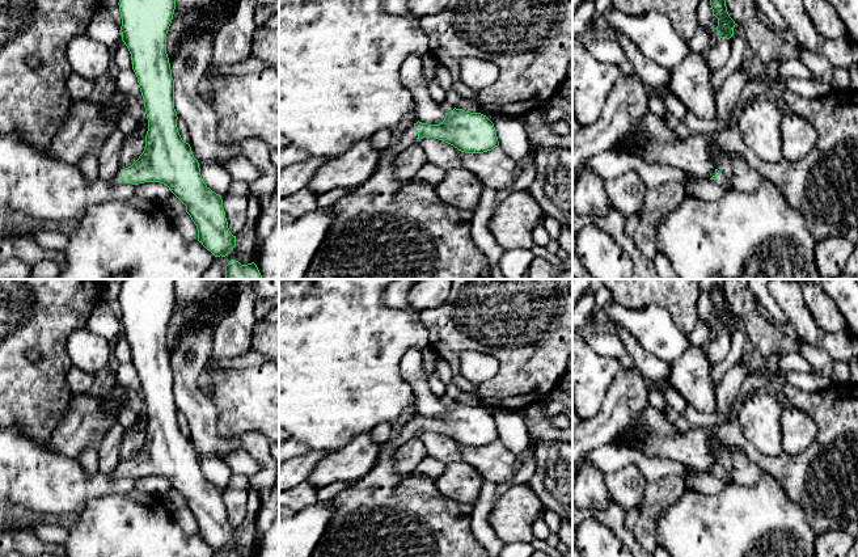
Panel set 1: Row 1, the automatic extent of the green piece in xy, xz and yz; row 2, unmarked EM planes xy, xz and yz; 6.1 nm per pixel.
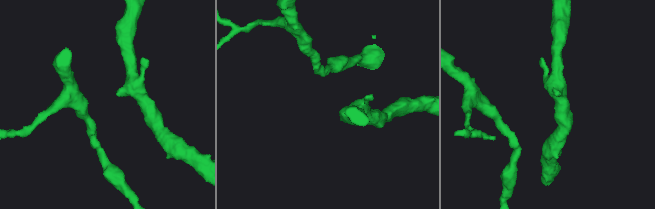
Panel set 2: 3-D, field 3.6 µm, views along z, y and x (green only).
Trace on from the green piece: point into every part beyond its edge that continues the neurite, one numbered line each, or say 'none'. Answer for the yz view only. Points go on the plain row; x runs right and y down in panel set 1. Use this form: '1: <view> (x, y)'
1: yz (725, 476)

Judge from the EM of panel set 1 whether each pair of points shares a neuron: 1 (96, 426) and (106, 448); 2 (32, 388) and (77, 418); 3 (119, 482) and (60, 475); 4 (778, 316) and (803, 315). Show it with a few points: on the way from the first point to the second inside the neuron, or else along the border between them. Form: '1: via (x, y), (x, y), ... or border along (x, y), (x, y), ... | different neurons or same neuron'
1: border along (115, 421), (97, 447) | different neurons
2: border along (74, 396), (68, 410), (49, 437) | different neurons
3: via (105, 485), (75, 485) | same neuron
4: border along (769, 292), (790, 323) | different neurons

